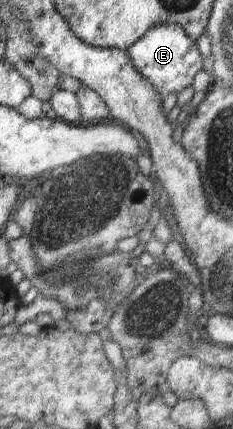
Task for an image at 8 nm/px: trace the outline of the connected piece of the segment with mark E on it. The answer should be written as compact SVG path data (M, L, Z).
M176 23L155 26L126 50L135 67L155 84L160 95L163 95L163 99L168 93L178 93L185 87L191 87L193 77L203 67L204 57L201 57L197 43L190 35L187 35L186 28Z

